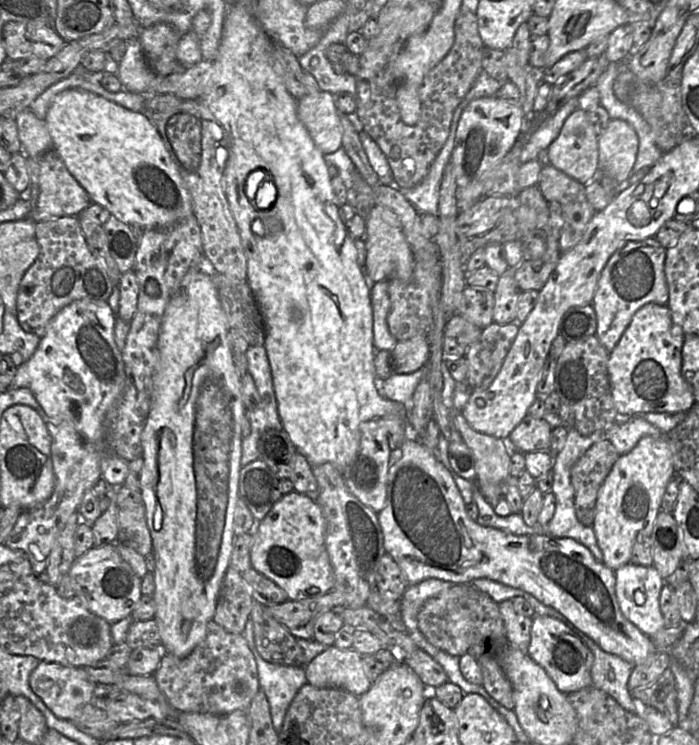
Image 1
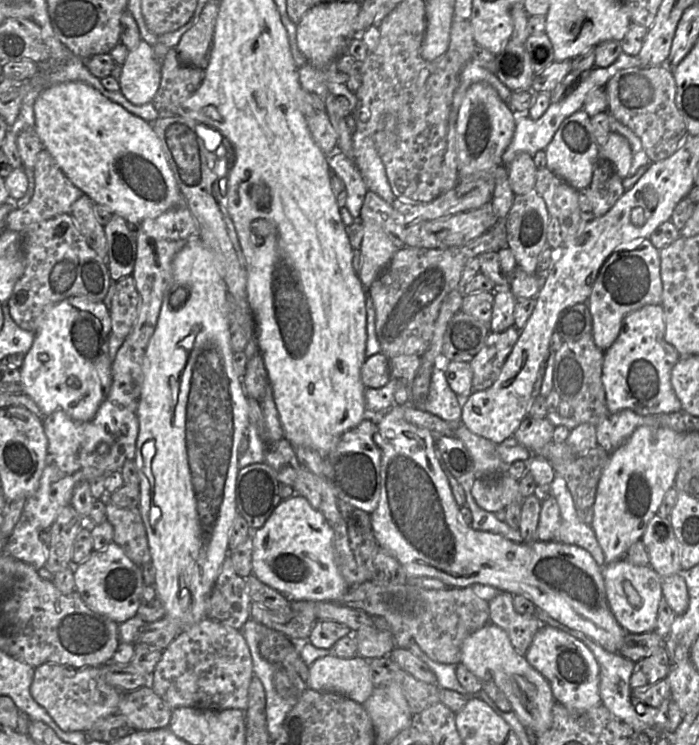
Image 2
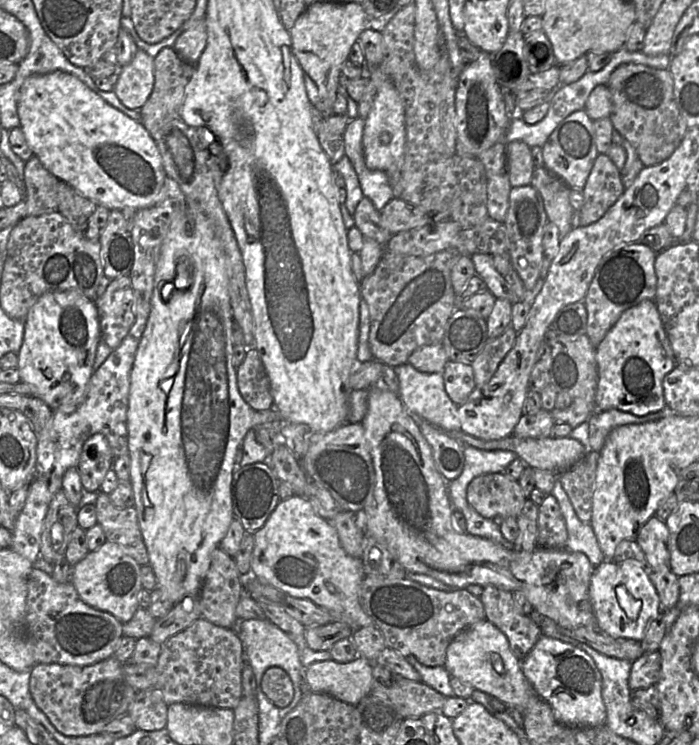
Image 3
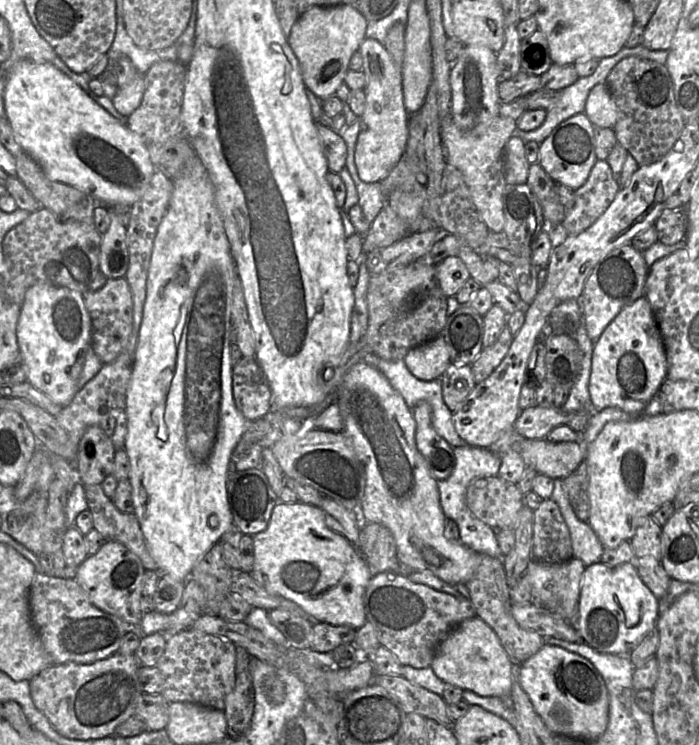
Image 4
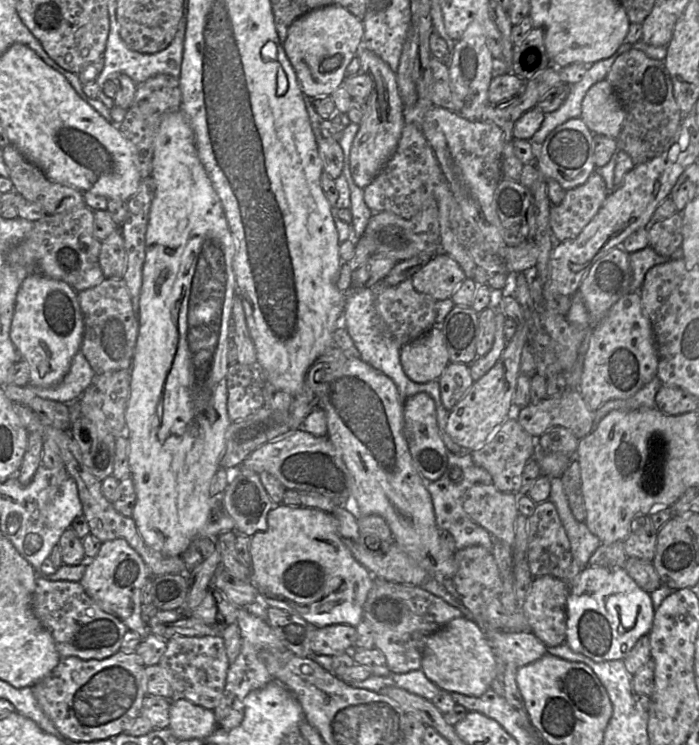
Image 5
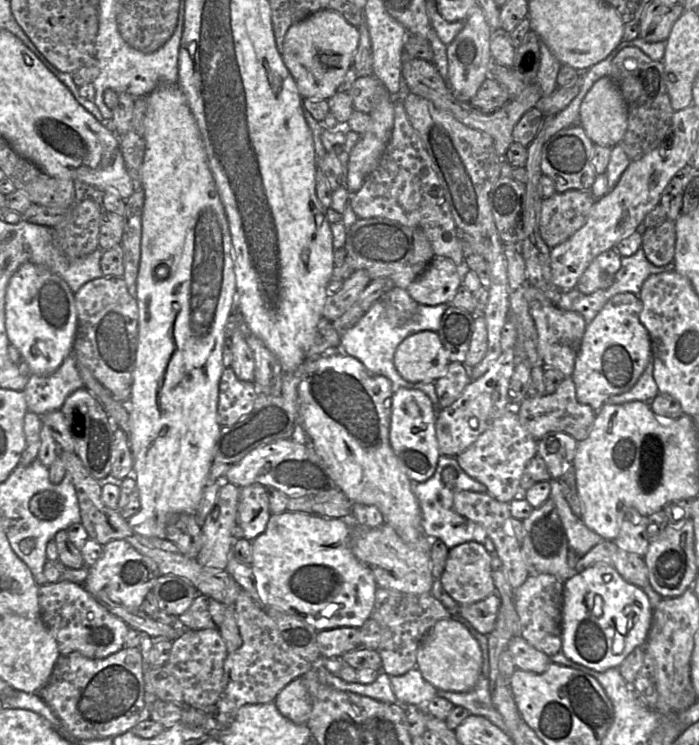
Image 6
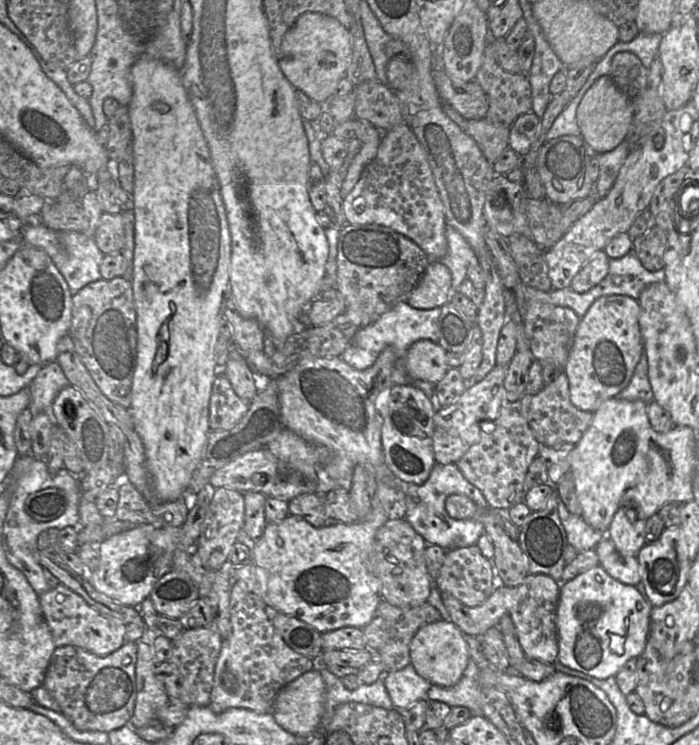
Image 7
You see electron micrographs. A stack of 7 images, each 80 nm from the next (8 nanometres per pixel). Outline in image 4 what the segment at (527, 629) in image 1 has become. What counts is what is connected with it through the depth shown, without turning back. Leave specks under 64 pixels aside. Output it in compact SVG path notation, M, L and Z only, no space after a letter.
M481 556L476 572L465 585L469 591L469 599L475 607L476 616L487 623L497 634L514 667L522 665L545 644L543 636L522 628L513 617L513 603L506 581L503 557Z

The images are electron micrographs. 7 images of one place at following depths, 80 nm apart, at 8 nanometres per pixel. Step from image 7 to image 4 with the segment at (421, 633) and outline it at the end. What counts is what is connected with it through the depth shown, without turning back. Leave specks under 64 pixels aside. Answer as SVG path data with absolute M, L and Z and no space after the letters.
M477 616L464 620L444 638L430 667L446 684L470 690L480 696L496 697L510 695L516 668L497 634Z

